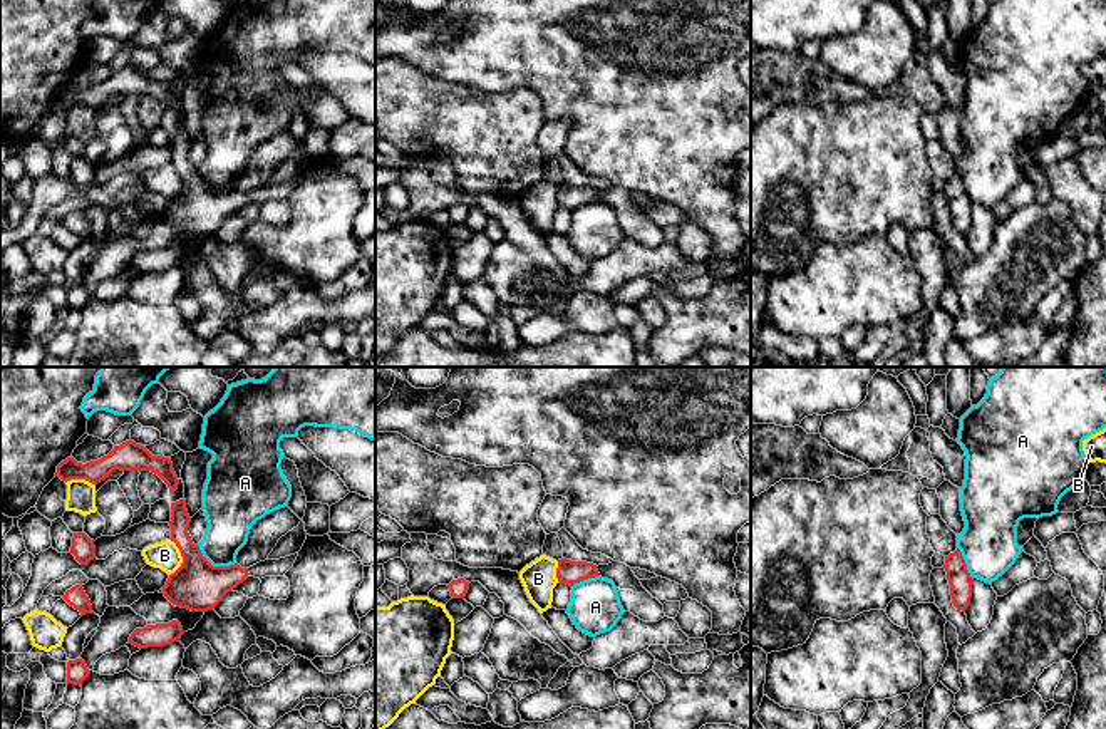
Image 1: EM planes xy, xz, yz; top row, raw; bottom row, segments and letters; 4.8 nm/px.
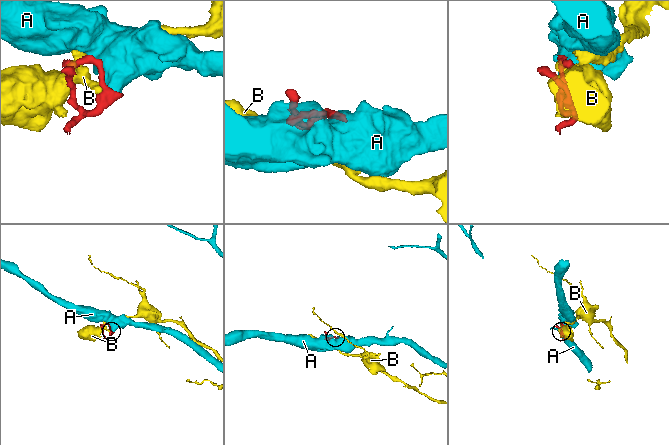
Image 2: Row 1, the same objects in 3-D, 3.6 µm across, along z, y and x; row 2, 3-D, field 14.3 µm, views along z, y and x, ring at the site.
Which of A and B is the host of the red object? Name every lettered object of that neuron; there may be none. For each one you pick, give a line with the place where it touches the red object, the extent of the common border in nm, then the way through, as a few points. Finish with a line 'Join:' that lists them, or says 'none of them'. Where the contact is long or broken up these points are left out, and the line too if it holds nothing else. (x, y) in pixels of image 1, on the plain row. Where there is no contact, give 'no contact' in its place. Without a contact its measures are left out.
Join: none of them

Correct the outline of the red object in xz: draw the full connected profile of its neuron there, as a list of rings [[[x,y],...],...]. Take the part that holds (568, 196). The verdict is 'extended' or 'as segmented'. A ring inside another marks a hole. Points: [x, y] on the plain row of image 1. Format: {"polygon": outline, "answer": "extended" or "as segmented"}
{"polygon": [[[558,184],[556,203],[560,208],[573,211],[588,203],[600,201],[597,189],[587,186]]], "answer": "as segmented"}

